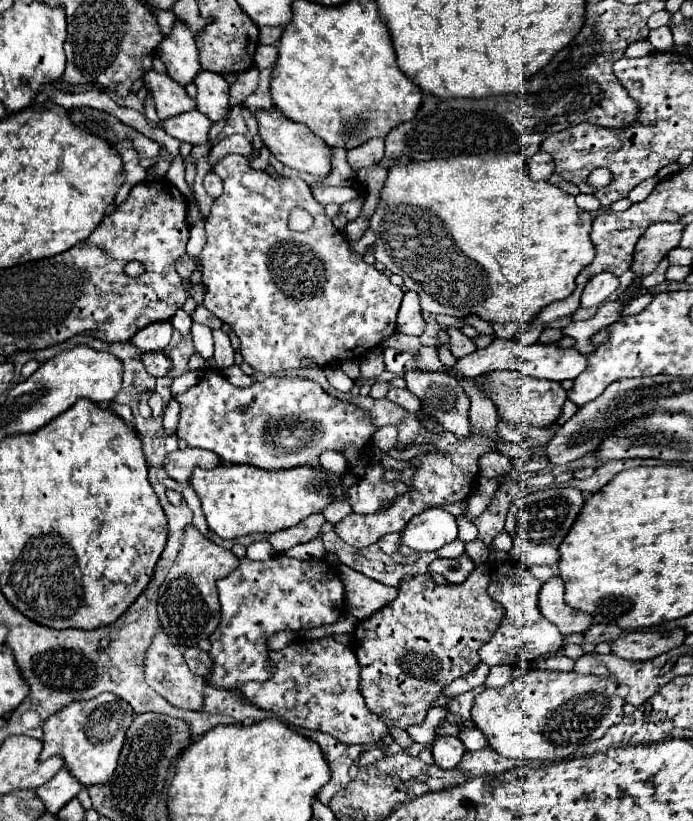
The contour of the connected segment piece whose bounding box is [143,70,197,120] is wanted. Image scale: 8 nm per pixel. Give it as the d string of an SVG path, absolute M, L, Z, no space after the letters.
M149 70L145 76L145 84L153 88L155 108L159 114L159 120L173 118L177 114L185 114L189 110L195 110L195 100L185 92L185 88L177 82L173 82L167 74L159 74L155 70Z

